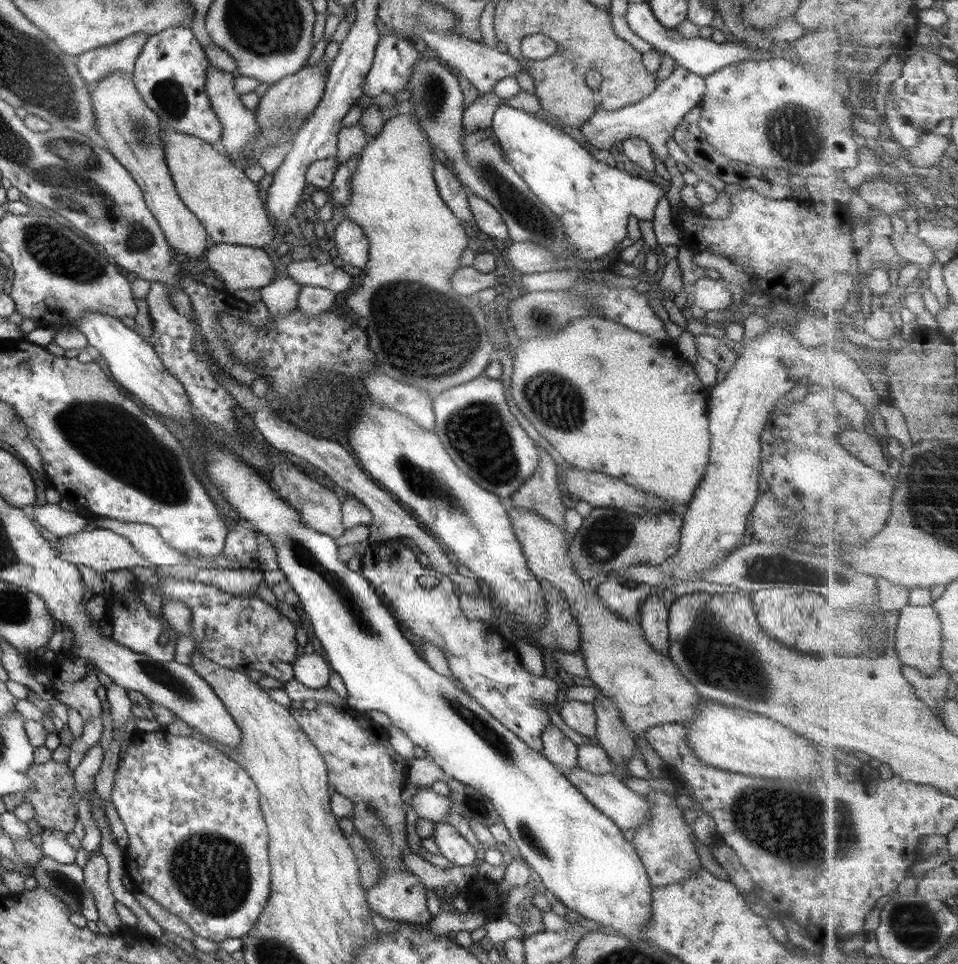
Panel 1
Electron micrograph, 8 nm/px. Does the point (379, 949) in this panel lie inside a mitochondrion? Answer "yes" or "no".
no

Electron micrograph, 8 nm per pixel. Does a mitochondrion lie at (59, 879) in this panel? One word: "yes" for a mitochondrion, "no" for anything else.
yes

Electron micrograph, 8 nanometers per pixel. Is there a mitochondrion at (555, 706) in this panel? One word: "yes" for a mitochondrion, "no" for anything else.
no

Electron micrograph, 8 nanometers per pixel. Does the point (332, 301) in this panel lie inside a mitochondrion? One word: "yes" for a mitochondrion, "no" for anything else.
no

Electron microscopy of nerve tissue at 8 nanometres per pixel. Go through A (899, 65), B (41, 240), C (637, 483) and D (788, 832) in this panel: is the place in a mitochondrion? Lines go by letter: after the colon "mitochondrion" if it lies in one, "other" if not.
A: other
B: mitochondrion
C: other
D: mitochondrion

